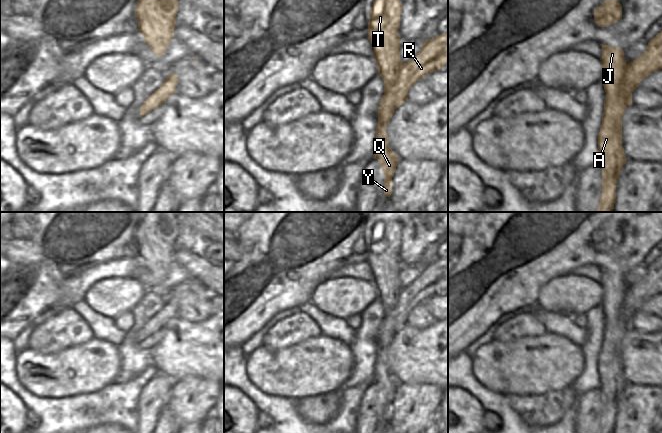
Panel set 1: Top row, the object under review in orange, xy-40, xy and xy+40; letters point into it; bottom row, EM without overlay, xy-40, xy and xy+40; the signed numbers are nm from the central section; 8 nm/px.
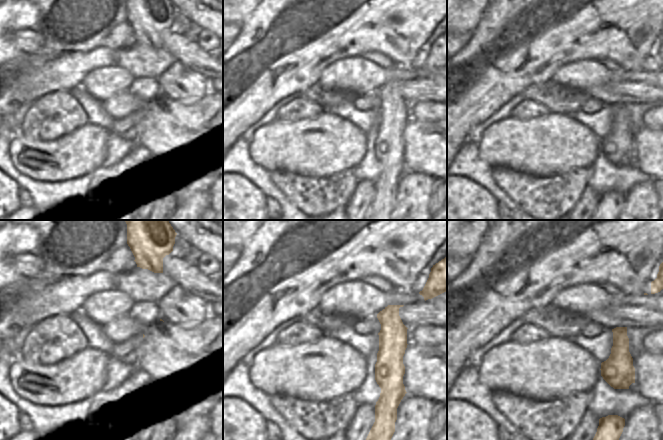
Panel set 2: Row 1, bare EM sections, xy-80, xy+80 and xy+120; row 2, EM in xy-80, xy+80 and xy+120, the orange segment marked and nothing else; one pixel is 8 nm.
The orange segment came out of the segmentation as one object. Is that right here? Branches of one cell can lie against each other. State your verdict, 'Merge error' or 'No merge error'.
Merge error.

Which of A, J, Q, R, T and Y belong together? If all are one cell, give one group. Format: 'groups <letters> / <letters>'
groups A J Q T Y / R

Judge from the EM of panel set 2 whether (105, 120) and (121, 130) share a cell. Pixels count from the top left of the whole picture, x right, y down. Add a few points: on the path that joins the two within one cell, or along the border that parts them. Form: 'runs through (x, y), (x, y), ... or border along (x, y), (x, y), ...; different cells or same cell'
border along (115, 121), (107, 129); different cells

